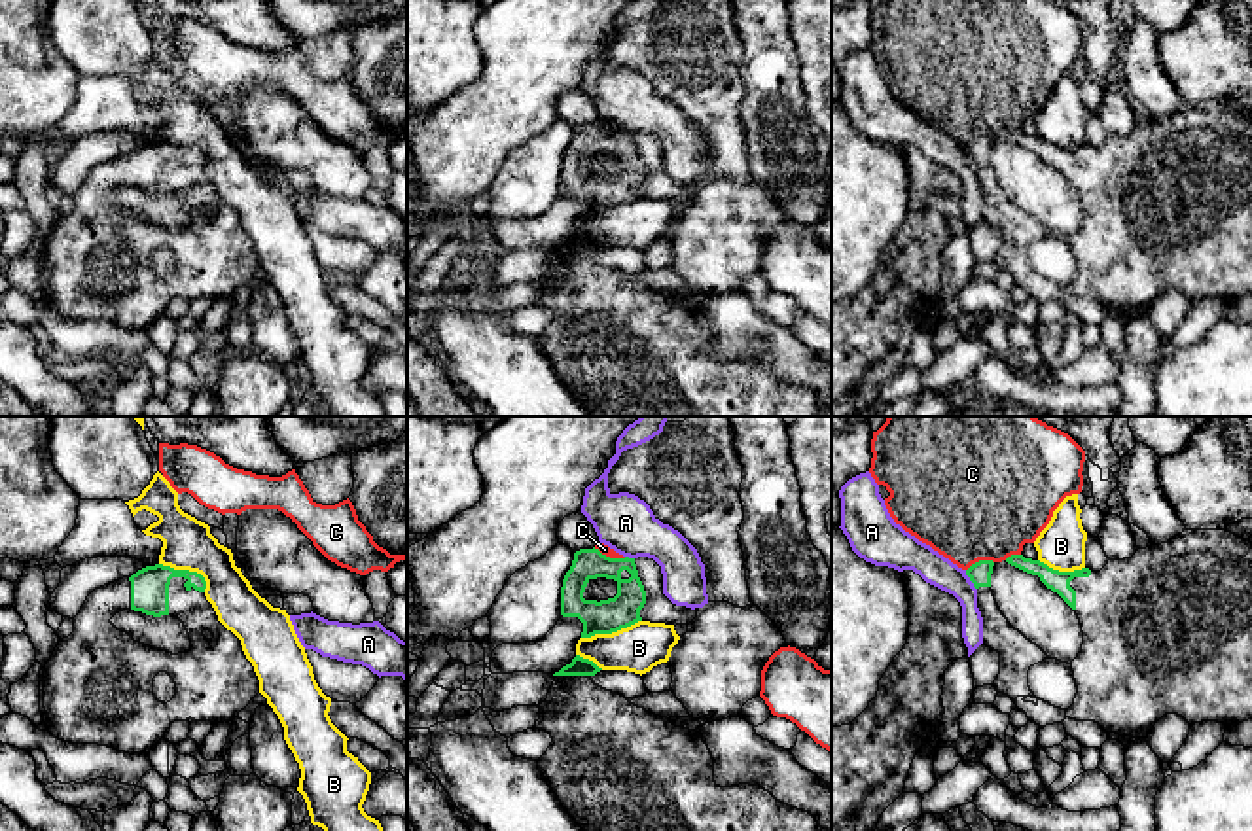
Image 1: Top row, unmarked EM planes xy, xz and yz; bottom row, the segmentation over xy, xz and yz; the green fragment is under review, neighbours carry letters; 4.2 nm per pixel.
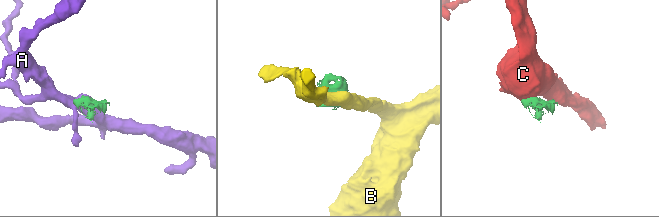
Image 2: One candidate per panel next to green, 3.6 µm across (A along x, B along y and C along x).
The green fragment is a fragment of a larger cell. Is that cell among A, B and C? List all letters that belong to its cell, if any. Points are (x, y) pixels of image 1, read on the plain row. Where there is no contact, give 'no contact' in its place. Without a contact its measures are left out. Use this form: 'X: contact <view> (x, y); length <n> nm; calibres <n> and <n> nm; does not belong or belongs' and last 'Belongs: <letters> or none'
A: contact yz (970, 156); length 100 nm; calibres 100 and 140 nm; does not belong
B: contact xz (610, 209); length 260 nm; calibres 140 and 200 nm; does not belong
C: contact xz (608, 133); length 150 nm; calibres 140 and 50 nm; does not belong
Belongs: none

